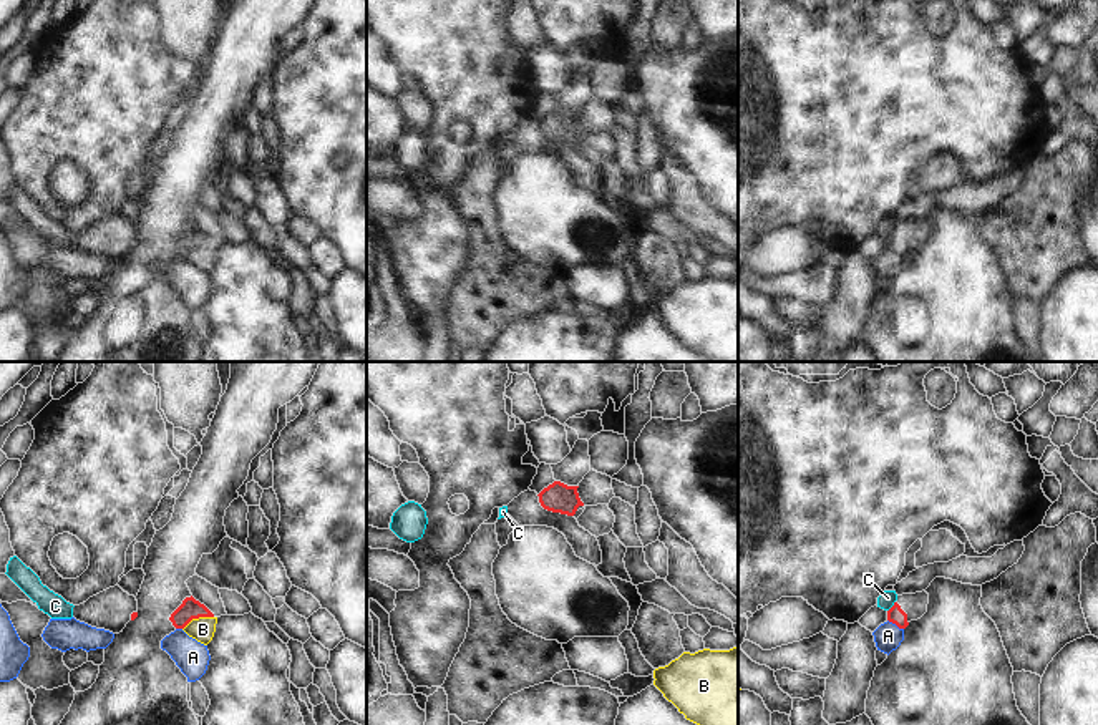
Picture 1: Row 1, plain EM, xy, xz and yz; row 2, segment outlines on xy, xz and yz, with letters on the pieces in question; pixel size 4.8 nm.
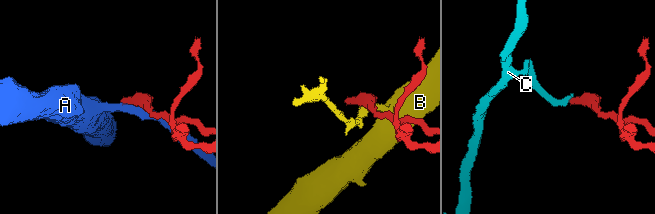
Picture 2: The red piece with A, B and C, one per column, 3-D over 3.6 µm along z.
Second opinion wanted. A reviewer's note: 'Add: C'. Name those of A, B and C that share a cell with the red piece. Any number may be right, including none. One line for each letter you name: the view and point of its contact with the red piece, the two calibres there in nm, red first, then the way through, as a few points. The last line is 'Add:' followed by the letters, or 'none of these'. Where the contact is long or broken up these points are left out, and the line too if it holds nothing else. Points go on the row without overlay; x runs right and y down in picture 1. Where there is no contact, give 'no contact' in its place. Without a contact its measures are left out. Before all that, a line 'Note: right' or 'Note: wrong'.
Note: wrong
Add: none of these

